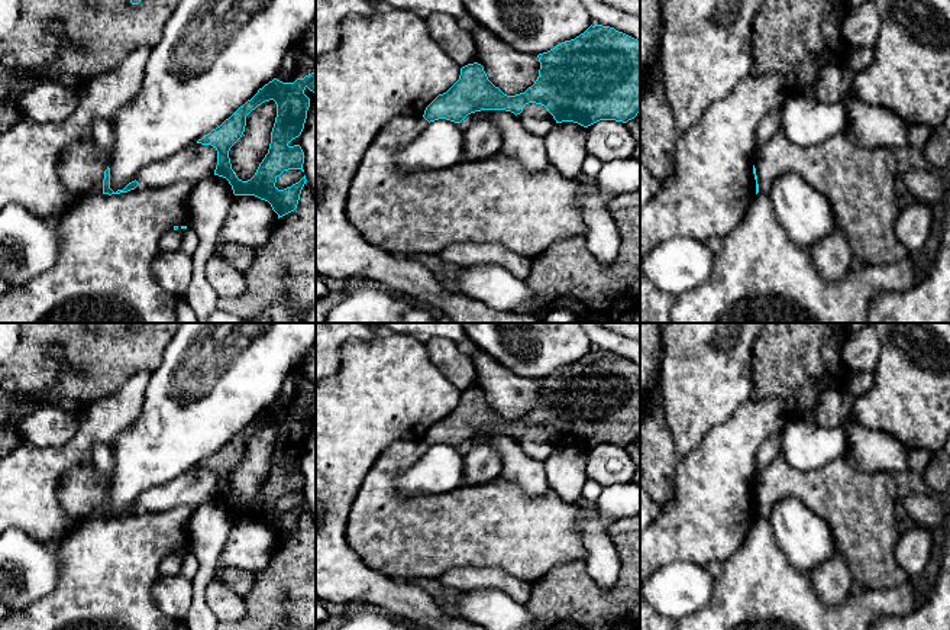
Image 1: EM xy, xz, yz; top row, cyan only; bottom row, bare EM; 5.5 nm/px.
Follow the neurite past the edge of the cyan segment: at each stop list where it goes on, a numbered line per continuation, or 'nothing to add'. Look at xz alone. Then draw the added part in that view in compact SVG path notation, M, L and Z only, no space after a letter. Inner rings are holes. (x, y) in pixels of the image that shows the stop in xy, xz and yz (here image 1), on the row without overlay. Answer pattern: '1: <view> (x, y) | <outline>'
nothing to add

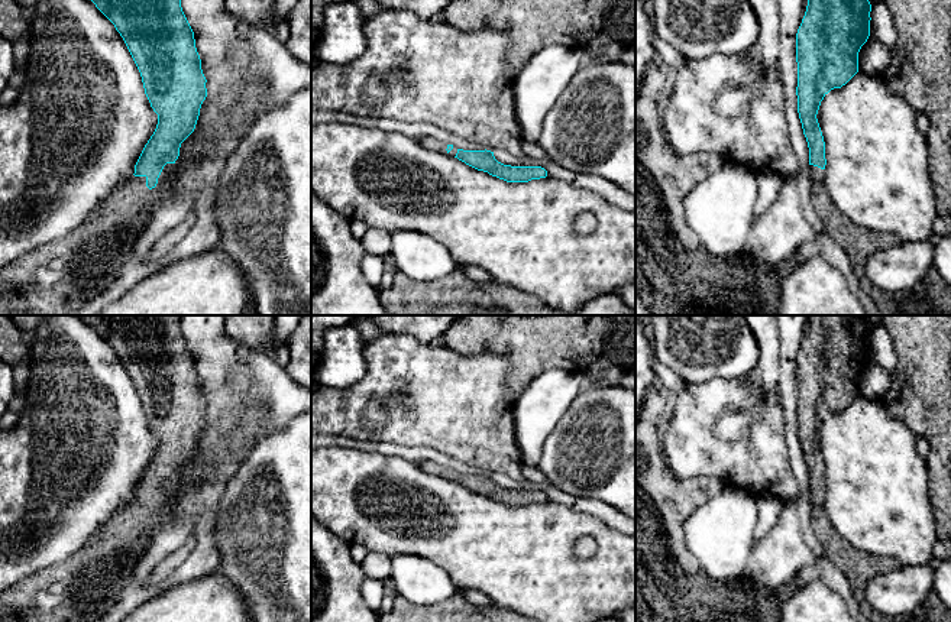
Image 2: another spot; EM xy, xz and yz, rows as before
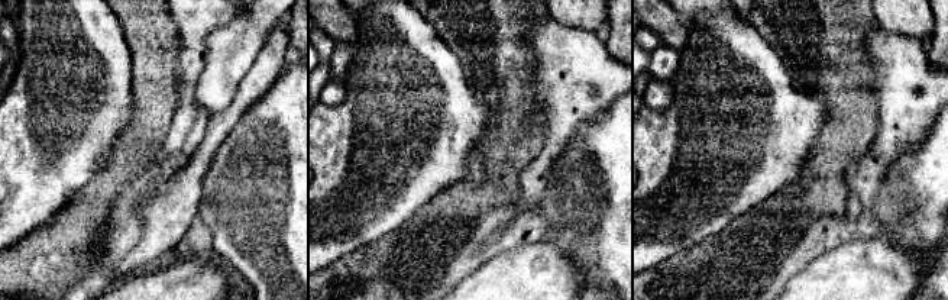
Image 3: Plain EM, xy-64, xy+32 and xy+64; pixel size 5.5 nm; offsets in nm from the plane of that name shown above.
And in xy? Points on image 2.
1: xy (84, 586) | M166 487L155 512L146 511L146 500L132 500L120 508L103 524L88 541L71 557L38 570L32 576L17 581L0 593L0 622L94 622L119 602L120 593L132 568L139 563L155 531L169 522L169 505L175 496L175 487Z

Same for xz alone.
1: xz (430, 466) | M433 460L421 463L420 467L421 467L421 470L424 470L427 473L439 474L439 476L447 477L450 480L456 480L457 473L459 473L459 472L453 470L453 473L450 476L447 476L446 473L447 473L449 467L441 466Z

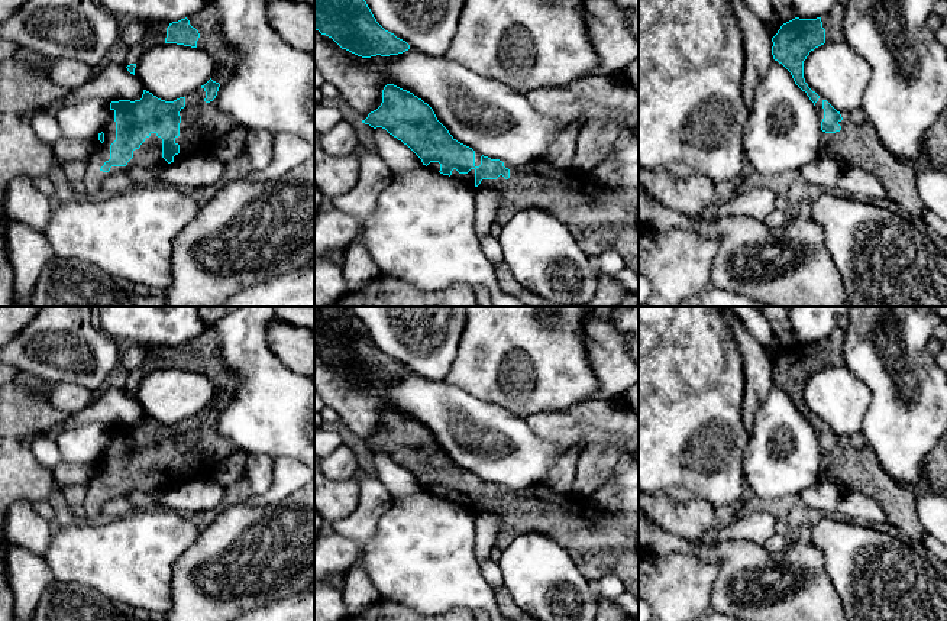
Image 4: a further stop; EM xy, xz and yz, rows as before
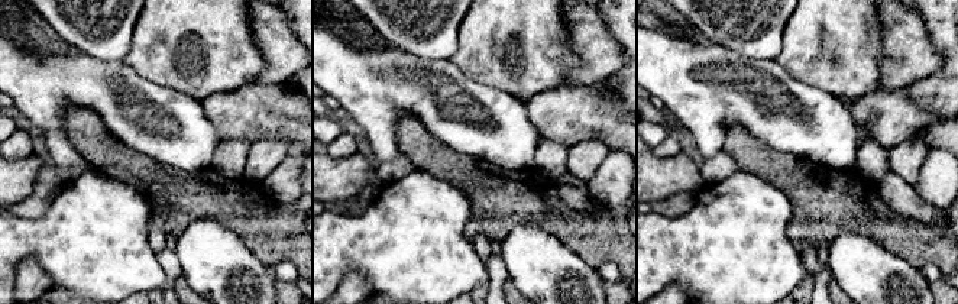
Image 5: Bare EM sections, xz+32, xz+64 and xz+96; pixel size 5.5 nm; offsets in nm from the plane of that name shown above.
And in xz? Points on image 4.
1: xz (598, 543) | M543 482L526 489L510 489L504 486L504 491L510 494L508 504L500 499L497 504L482 504L478 511L475 510L475 494L471 494L468 498L459 498L456 494L453 494L450 501L472 514L487 512L497 515L501 520L501 525L494 546L500 550L505 550L521 534L544 534L560 544L571 554L575 565L591 582L598 583L604 575L615 573L623 580L626 593L631 593L639 601L639 550L636 549L636 537L639 534L637 512L604 514L588 507L578 510L573 505L573 498L571 495L557 494Z

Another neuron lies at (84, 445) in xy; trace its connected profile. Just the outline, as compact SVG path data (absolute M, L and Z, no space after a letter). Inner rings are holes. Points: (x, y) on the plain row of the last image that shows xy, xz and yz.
M91 423L77 428L70 428L55 437L61 459L90 468L90 479L101 468L98 459L110 444L110 427L107 424Z

